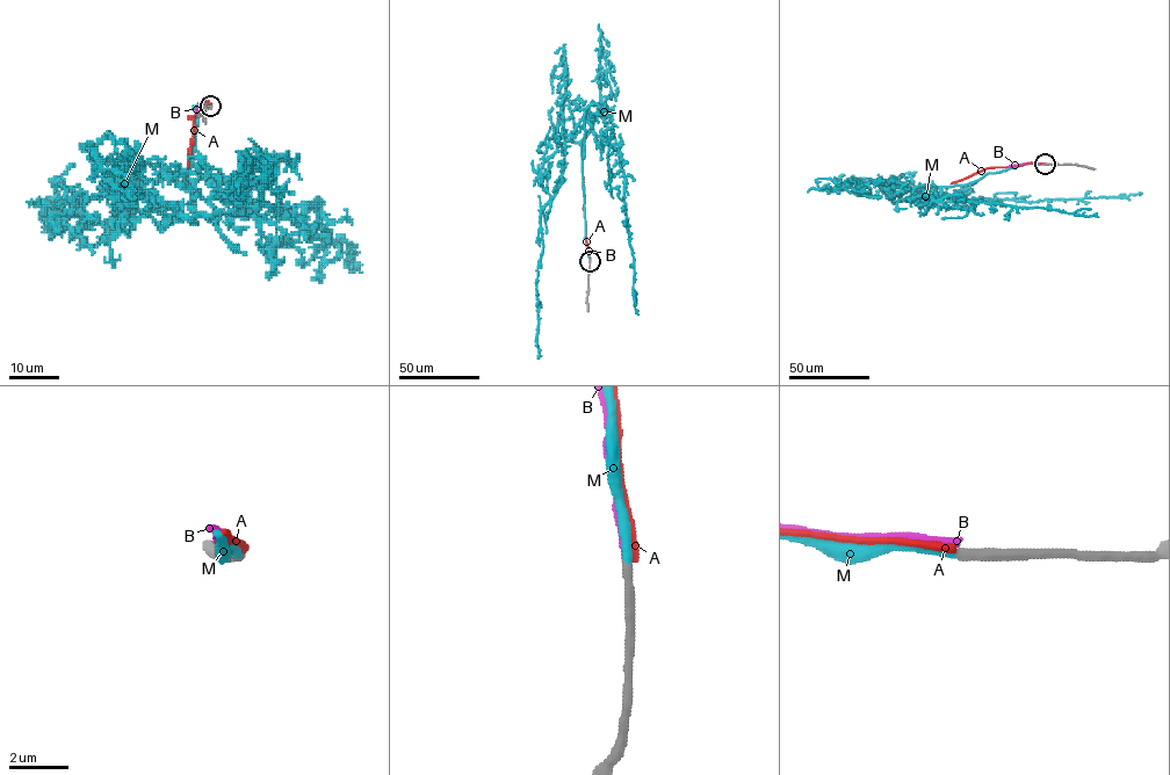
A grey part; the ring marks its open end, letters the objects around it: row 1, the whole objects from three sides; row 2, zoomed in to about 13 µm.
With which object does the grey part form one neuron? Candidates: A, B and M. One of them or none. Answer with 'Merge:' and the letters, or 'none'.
Merge: M

